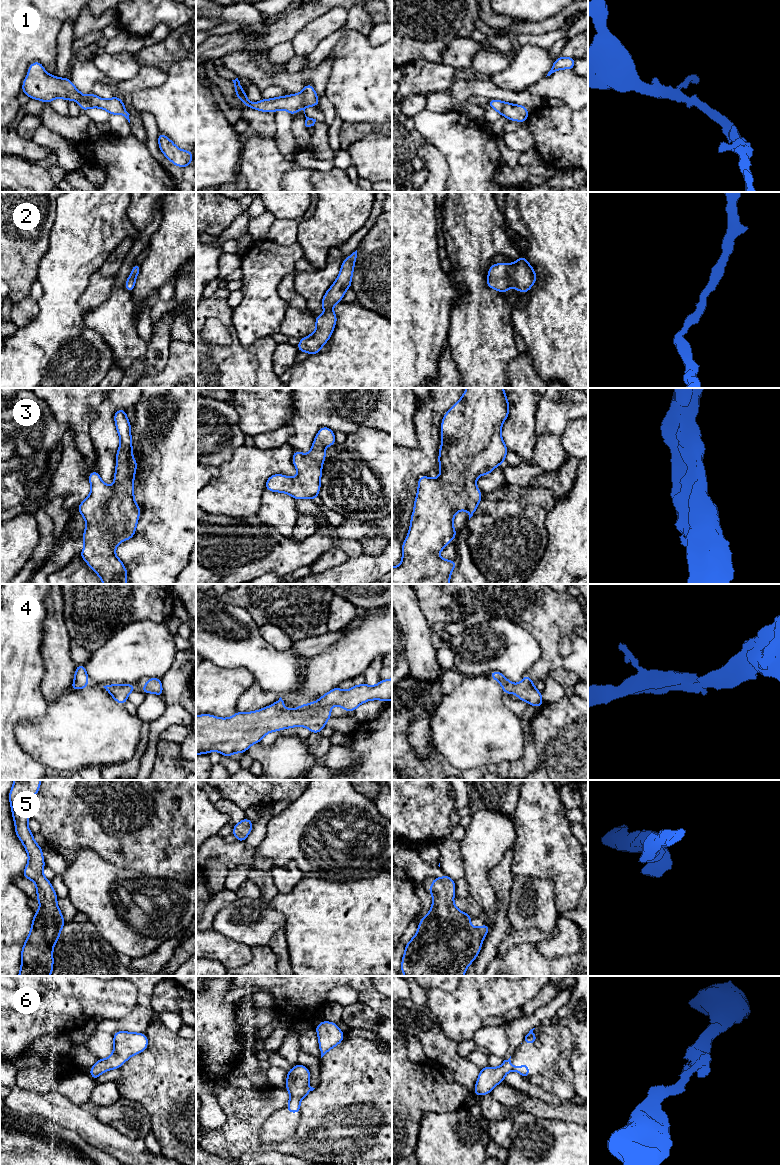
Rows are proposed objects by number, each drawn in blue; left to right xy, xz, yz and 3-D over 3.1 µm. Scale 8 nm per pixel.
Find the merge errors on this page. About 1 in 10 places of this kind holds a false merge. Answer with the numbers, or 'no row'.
no row

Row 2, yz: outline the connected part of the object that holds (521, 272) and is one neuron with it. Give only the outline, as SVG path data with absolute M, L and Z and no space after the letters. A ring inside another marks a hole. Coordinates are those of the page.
M519 256L515 263L501 262L490 266L487 275L487 286L499 292L505 293L510 287L515 287L521 293L528 292L537 279L534 268L527 262L524 256Z

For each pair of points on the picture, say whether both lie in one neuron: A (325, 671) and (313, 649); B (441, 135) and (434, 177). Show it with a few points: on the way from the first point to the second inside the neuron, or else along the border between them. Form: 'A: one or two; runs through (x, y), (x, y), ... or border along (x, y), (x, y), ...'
A: two; border along (336, 641), (305, 659)
B: two; border along (425, 139), (443, 156), (447, 173)

